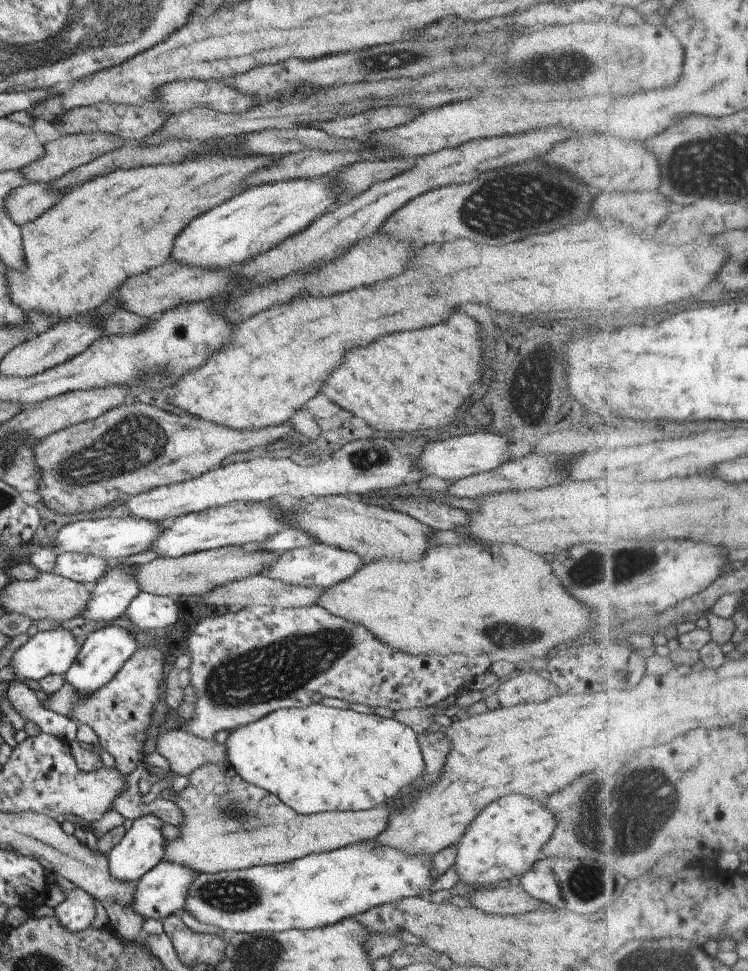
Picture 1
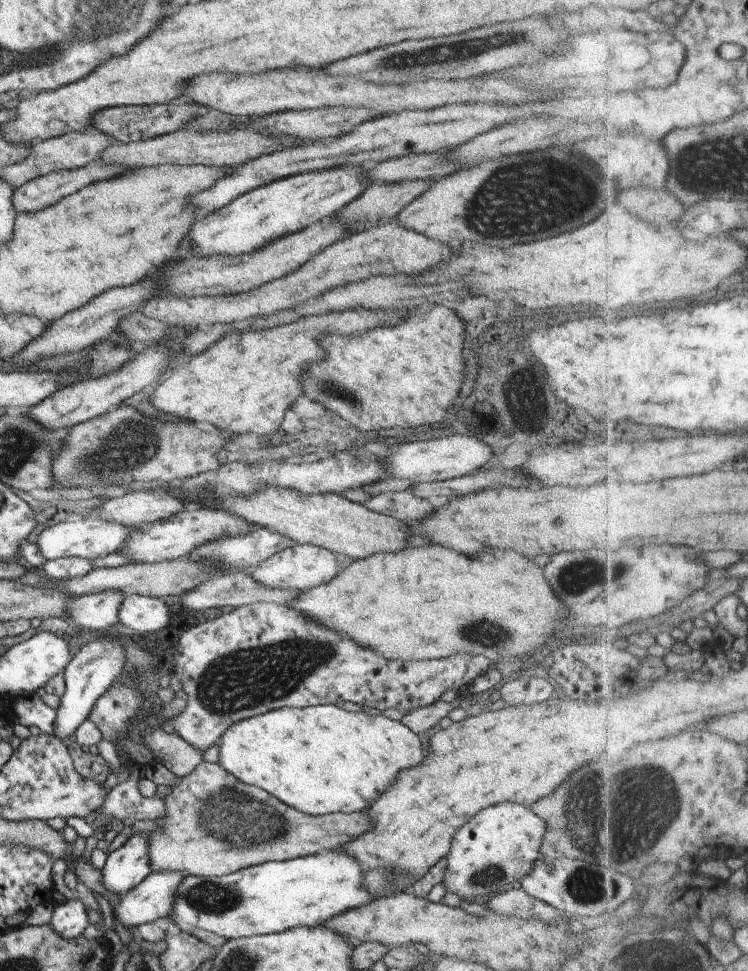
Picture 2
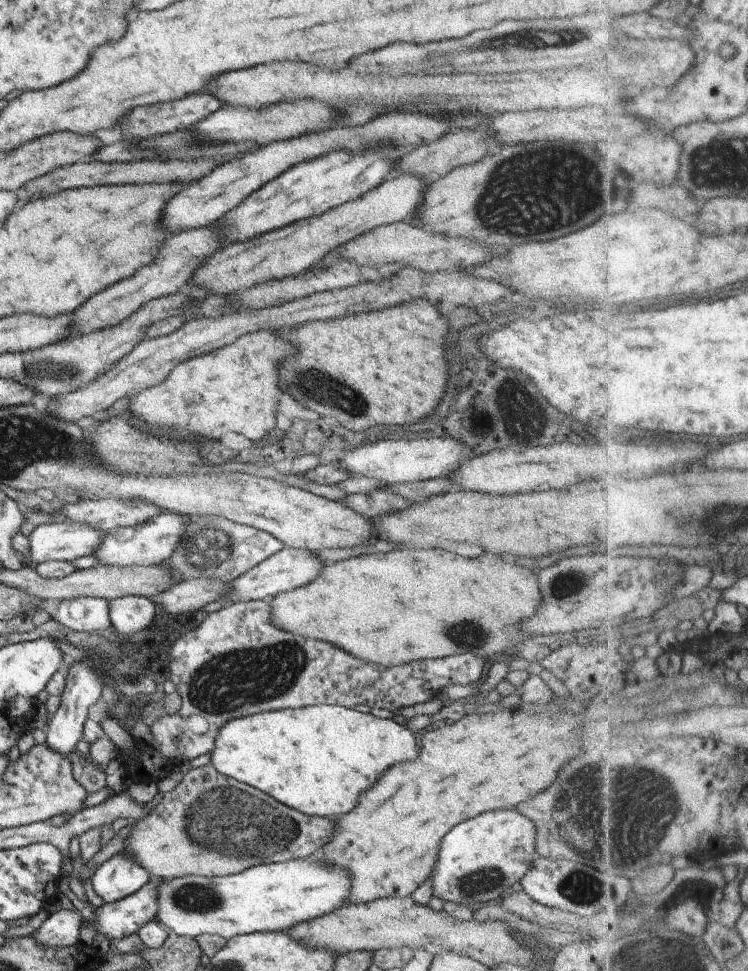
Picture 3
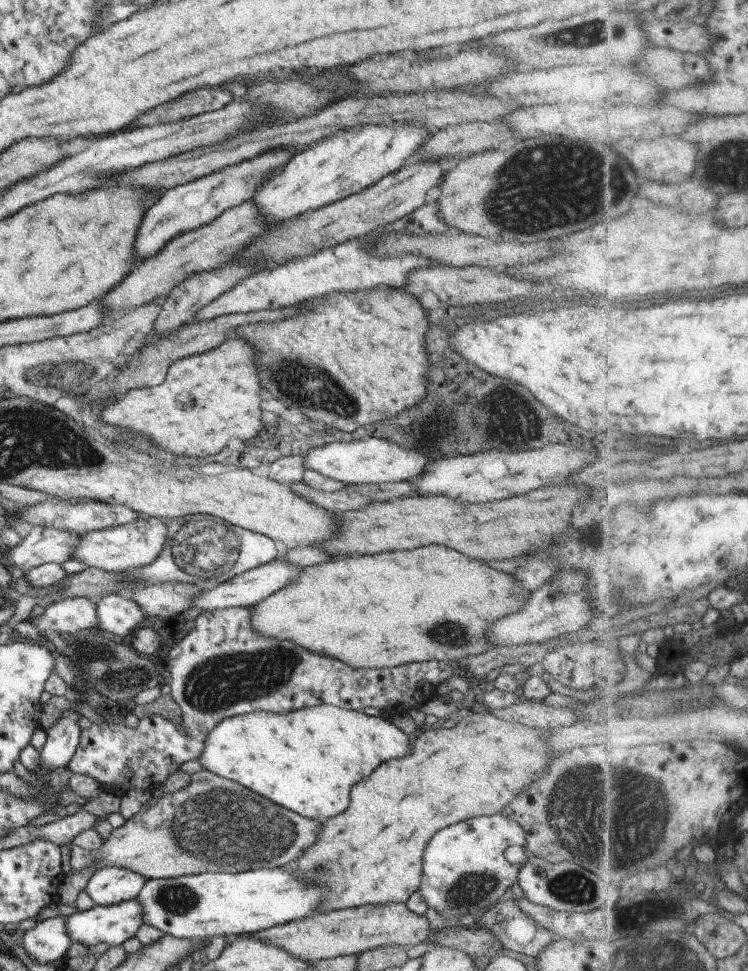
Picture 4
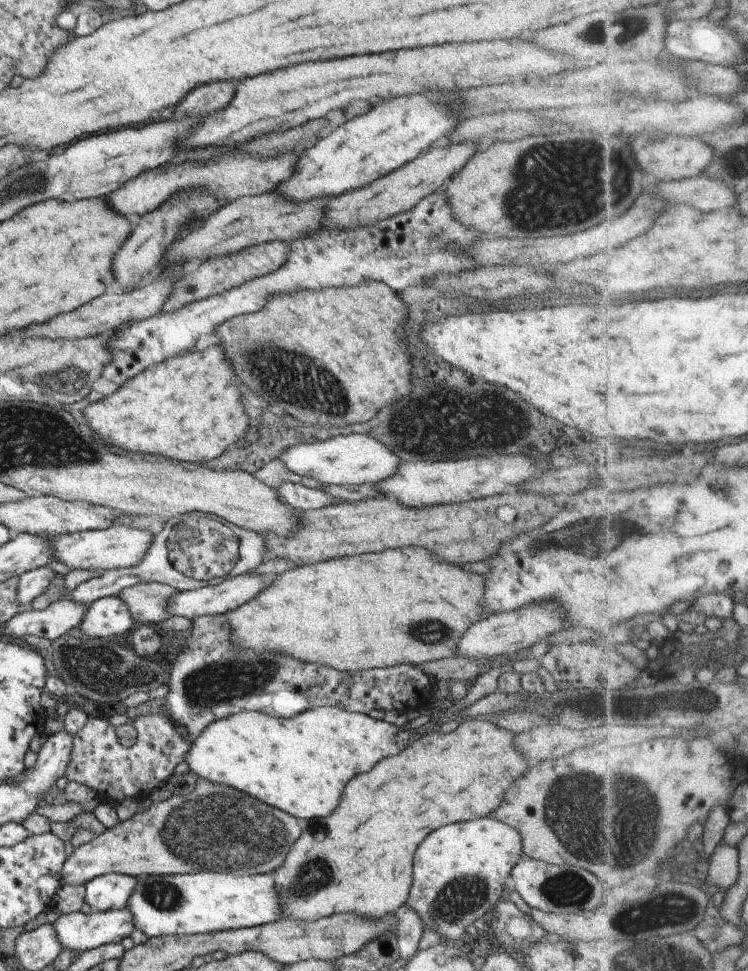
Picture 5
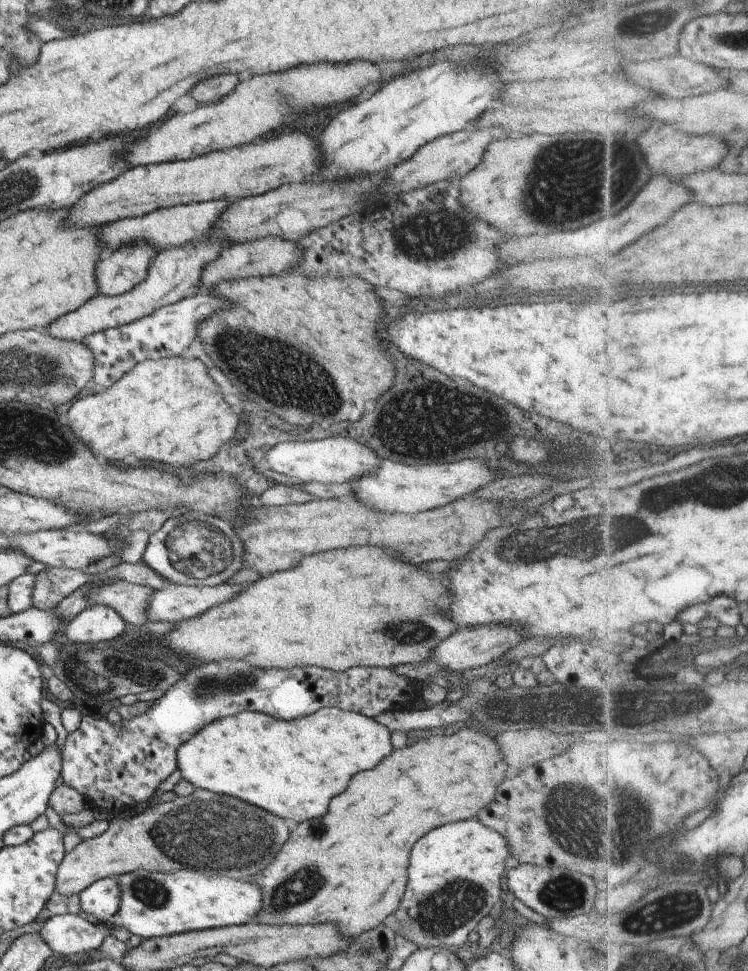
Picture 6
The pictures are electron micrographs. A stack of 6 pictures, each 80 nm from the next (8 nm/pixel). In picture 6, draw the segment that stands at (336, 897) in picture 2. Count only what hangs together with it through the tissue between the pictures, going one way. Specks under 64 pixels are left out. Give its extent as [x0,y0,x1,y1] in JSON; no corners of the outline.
[115,868,262,939]

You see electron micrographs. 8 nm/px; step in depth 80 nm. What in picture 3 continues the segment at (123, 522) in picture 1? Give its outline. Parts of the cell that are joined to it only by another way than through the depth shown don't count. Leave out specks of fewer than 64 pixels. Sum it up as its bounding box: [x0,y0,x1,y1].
[22,523,105,566]

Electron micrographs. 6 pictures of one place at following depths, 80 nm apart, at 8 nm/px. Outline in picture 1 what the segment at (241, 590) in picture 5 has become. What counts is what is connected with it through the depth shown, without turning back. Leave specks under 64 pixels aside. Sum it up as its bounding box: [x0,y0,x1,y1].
[261,543,366,587]

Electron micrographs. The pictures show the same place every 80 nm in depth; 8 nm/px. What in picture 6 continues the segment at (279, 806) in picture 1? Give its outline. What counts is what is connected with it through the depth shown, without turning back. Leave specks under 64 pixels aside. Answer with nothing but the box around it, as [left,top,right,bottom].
[55,789,289,896]

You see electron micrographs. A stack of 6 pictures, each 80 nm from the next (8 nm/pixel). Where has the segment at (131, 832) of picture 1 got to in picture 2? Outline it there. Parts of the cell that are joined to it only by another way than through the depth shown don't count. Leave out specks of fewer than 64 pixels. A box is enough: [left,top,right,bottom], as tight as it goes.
[100,834,152,896]

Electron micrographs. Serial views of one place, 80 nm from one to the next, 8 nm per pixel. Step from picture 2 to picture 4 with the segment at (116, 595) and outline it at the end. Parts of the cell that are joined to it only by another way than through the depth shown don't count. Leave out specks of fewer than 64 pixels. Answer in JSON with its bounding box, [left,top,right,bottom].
[24,597,97,634]

